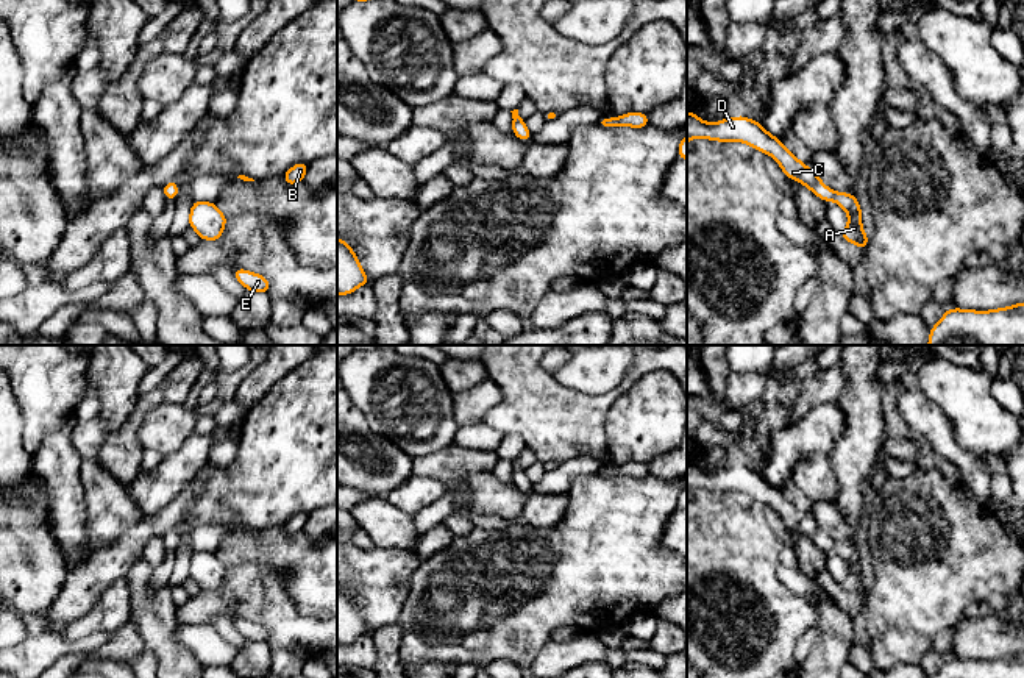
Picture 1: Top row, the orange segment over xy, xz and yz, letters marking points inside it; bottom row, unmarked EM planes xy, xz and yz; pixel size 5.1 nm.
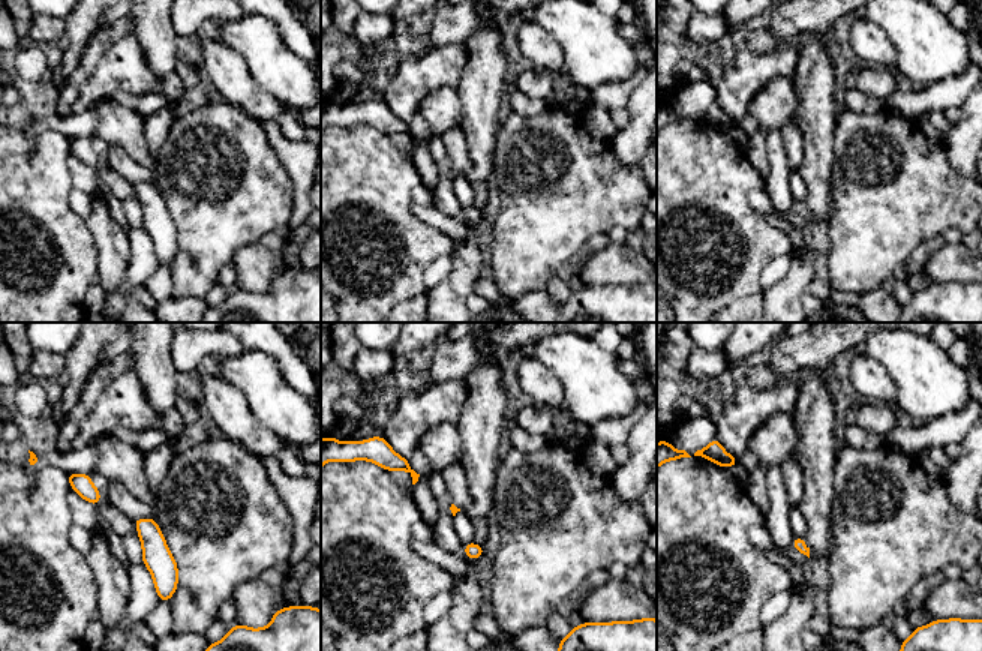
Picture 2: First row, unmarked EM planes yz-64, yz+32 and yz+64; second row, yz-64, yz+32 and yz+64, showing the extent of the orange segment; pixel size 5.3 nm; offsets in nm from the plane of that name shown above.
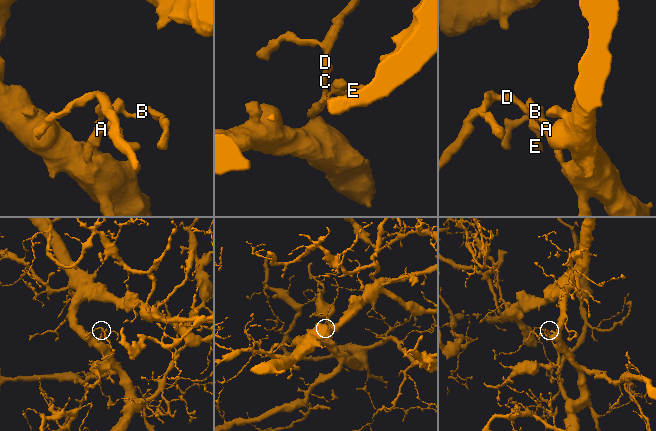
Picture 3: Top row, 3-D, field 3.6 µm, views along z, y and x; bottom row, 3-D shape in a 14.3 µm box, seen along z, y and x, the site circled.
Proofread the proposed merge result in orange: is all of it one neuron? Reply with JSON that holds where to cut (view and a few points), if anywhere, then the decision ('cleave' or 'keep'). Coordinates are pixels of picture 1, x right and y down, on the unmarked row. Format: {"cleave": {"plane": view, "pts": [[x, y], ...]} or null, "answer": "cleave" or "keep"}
{"cleave": null, "answer": "keep"}

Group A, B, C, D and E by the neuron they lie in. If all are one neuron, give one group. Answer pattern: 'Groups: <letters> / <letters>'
Groups: A B C D E

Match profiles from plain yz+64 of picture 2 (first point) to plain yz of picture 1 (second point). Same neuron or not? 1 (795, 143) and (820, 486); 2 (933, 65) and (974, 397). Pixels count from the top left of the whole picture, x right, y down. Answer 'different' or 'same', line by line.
1: different
2: same

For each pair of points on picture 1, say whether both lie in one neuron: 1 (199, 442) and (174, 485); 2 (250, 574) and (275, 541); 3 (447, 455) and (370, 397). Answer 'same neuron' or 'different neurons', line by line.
1: same neuron
2: different neurons
3: different neurons

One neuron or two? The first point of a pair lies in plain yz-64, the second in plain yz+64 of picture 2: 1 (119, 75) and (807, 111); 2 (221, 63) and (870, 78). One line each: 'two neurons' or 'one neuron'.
1: two neurons
2: two neurons

